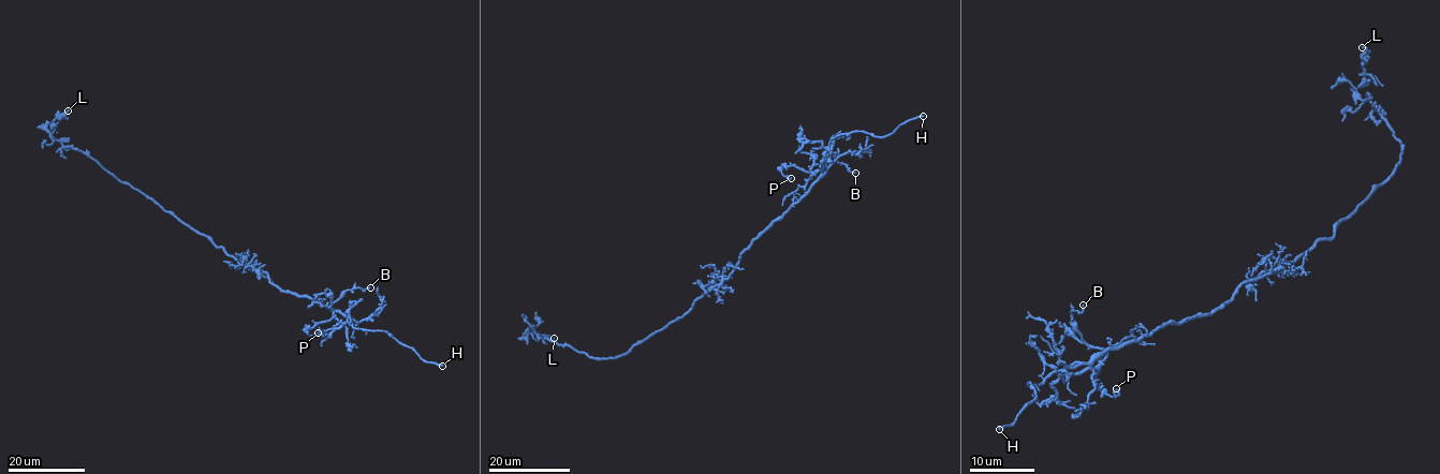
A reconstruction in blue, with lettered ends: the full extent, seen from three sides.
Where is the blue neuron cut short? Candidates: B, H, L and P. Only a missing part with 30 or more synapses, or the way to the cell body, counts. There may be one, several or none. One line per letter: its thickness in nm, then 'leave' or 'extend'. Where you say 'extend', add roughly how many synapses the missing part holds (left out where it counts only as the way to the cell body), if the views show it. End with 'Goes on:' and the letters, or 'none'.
B: 100 nm thick; leave
H: 150 nm thick; extend
L: 150 nm thick; leave
P: 100 nm thick; leave
Goes on: H

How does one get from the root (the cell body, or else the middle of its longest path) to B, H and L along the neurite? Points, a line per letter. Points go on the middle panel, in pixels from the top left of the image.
B: (720, 283), (743, 252), (799, 202), (825, 169), (817, 169), (811, 178), (811, 167), (838, 161), (855, 173)
H: (720, 283), (754, 239), (822, 176), (831, 164), (835, 136), (862, 131), (884, 136), (923, 116)
L: (720, 283), (698, 297), (682, 316), (614, 357), (590, 358), (529, 328), (530, 334), (554, 338)

